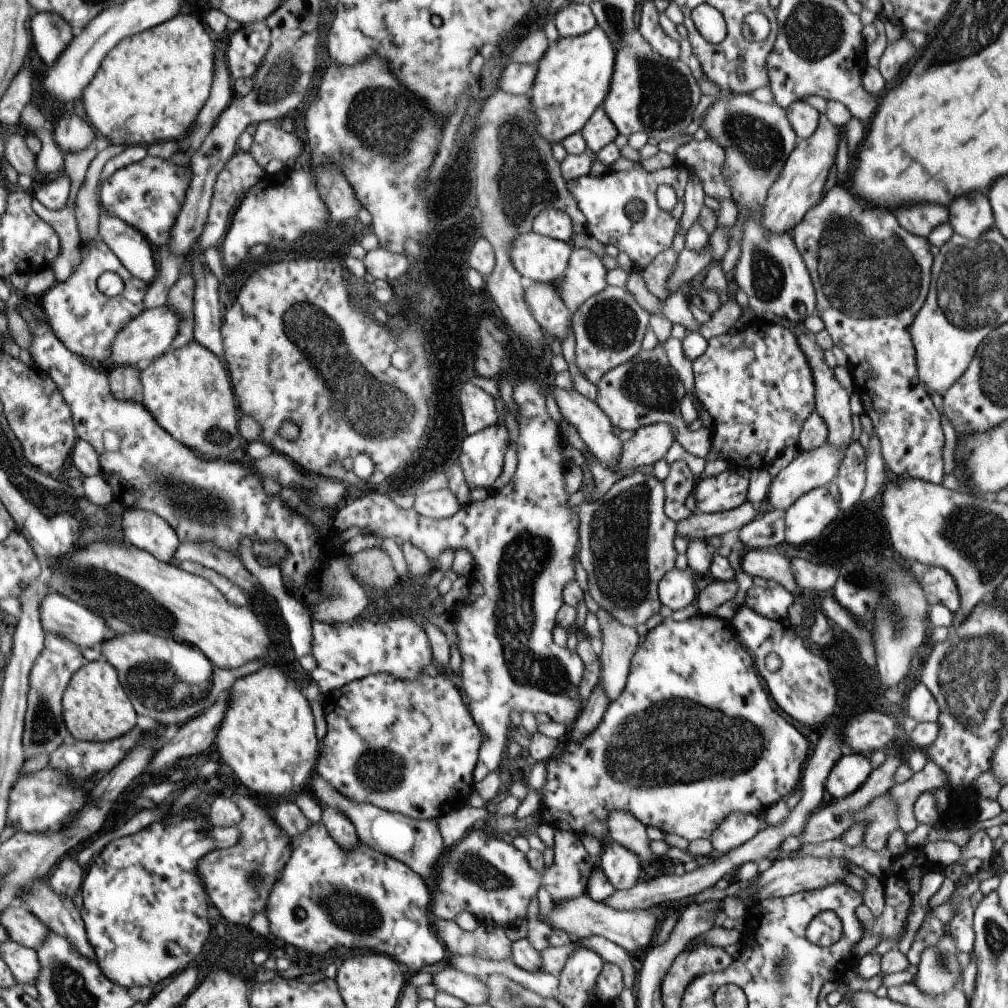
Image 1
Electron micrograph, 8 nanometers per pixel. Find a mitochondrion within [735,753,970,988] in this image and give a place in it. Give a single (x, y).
(942, 962)

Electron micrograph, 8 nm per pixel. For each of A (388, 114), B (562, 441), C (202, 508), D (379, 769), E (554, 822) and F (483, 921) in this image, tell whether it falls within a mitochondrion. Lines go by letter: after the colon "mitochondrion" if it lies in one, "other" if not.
A: mitochondrion
B: other
C: mitochondrion
D: mitochondrion
E: other
F: other

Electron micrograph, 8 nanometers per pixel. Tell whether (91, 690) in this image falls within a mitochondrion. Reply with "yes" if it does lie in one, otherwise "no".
no

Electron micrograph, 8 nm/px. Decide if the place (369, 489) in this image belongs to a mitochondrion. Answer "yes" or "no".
no

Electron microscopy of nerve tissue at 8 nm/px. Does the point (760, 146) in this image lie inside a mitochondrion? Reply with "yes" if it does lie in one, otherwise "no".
yes

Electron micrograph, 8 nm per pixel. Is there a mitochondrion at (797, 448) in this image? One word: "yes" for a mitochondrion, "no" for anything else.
no

